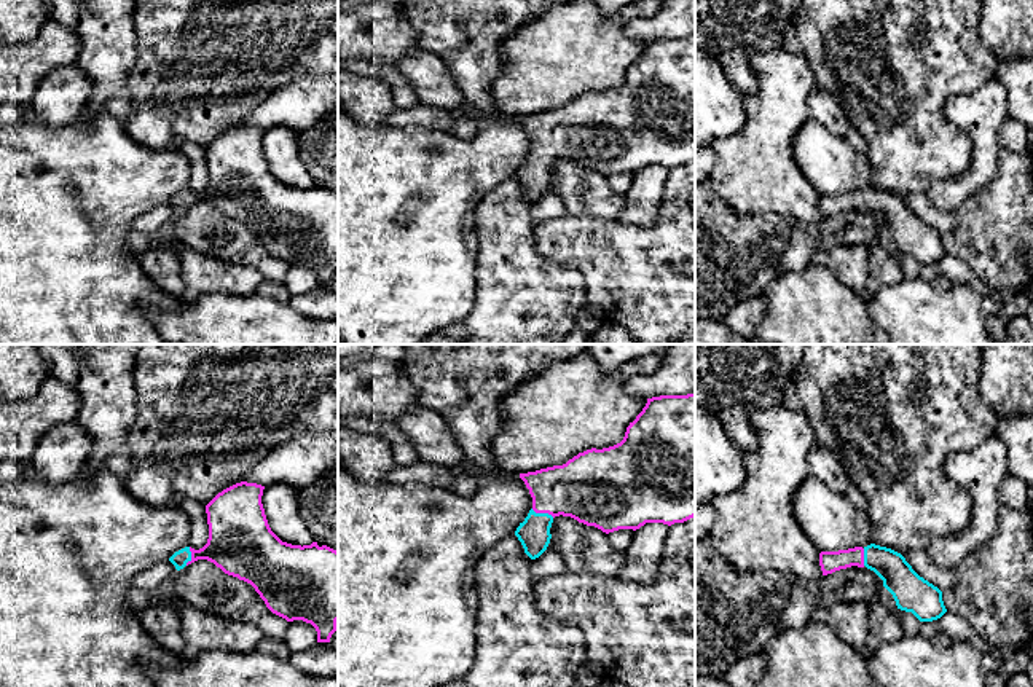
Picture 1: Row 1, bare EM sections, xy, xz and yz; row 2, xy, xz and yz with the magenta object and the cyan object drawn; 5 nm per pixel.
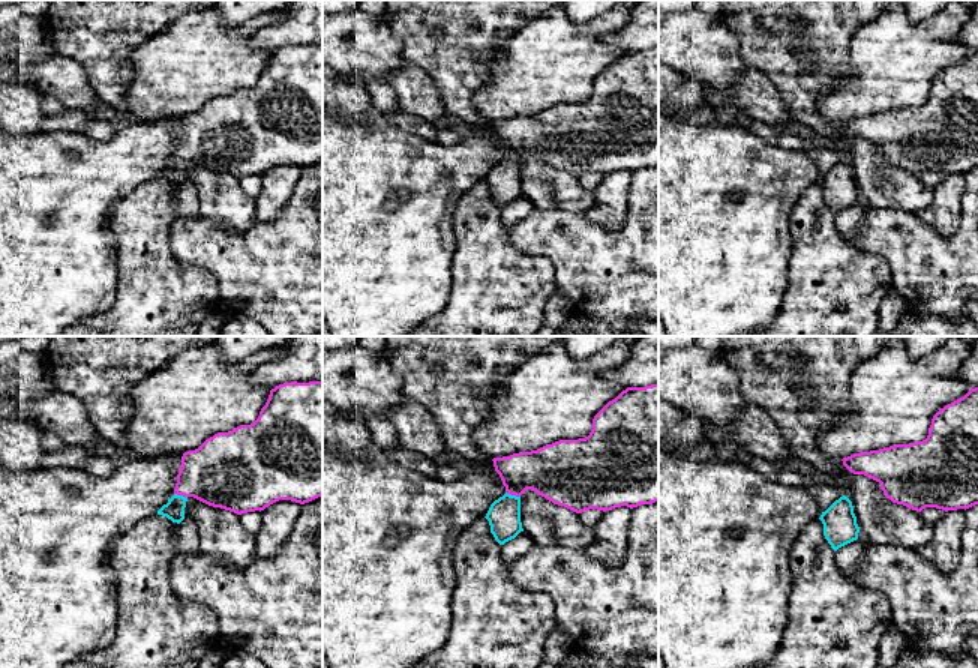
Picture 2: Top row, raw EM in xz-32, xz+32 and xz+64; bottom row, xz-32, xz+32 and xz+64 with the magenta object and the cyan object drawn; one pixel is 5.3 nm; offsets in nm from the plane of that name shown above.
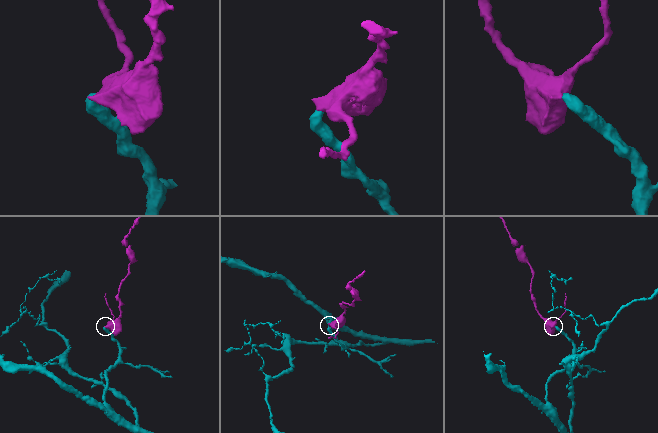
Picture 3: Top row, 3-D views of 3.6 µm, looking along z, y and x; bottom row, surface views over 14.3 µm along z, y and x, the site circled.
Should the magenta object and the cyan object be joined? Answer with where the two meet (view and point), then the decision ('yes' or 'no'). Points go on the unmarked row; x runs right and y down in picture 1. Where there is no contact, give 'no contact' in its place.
meets magenta in xz at (542, 155); yes

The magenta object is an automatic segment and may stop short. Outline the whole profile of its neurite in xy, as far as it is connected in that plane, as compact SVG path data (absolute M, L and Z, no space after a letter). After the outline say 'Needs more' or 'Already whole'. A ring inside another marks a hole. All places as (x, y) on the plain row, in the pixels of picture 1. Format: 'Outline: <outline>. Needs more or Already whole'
Outline: M241 124L218 135L206 148L209 167L207 186L199 193L185 190L175 194L169 204L177 214L198 202L214 206L225 217L250 226L273 257L287 265L303 263L311 266L317 274L317 285L330 285L332 277L338 273L338 194L327 188L319 190L317 185L303 190L282 185L268 167L261 147L263 132L265 129L261 128Z. Needs more

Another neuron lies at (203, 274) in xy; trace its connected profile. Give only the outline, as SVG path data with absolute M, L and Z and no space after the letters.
M180 242L169 245L180 260L183 300L199 300L209 293L249 296L257 293L265 277L250 265L230 263L196 252Z

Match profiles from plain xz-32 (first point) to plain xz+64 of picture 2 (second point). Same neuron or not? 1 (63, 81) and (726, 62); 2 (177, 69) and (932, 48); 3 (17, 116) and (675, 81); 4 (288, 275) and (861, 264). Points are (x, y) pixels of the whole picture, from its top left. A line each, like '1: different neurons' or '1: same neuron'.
1: different neurons
2: same neuron
3: same neuron
4: different neurons

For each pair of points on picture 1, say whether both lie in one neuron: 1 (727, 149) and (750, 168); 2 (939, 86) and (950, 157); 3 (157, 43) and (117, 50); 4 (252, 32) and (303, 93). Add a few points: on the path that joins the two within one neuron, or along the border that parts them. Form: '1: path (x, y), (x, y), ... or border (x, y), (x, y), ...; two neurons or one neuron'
1: path (732, 153), (745, 163); one neuron
2: path (934, 104), (934, 131), (938, 139); one neuron
3: border (134, 16), (136, 62), (126, 83); two neurons
4: border (321, 74), (300, 75), (273, 90), (262, 101); two neurons

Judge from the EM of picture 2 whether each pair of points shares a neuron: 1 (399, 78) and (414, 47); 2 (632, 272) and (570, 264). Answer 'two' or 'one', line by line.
1: two
2: one

